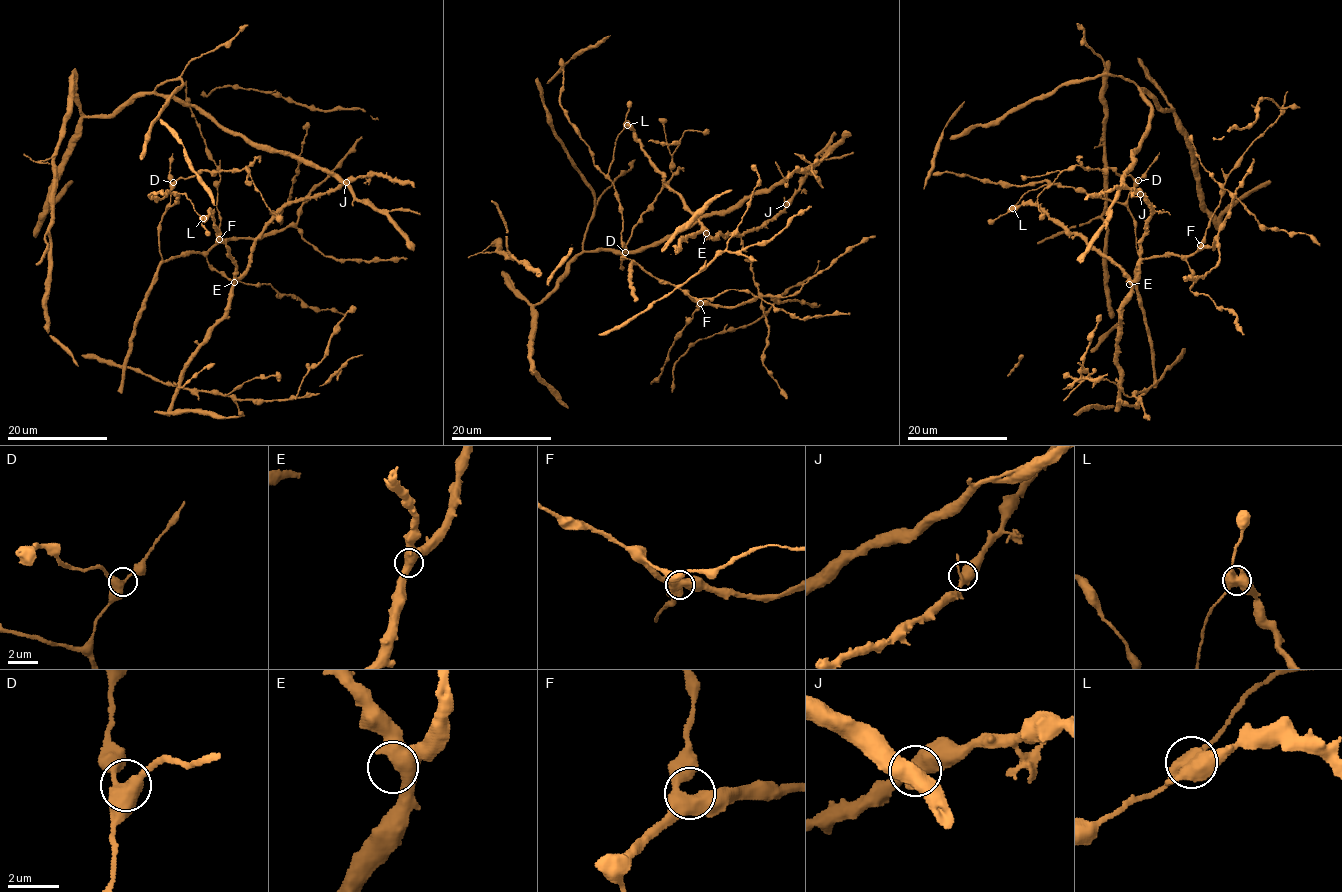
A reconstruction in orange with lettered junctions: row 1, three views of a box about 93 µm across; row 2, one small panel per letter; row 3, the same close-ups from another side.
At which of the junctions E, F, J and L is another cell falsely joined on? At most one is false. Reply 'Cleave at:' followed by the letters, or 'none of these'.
Cleave at: none of these

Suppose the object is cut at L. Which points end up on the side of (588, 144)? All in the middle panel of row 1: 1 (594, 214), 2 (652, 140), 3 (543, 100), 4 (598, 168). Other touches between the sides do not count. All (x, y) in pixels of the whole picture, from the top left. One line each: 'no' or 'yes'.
1: no
2: no
3: no
4: yes

